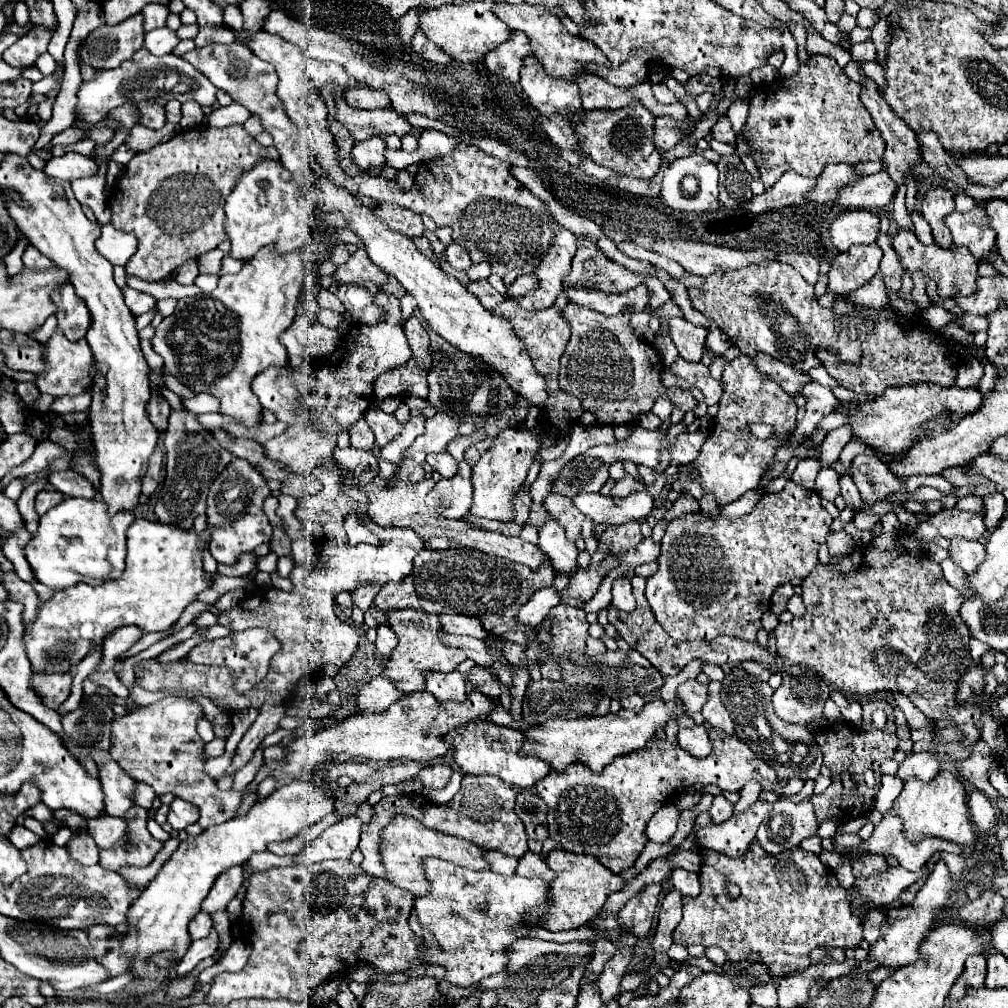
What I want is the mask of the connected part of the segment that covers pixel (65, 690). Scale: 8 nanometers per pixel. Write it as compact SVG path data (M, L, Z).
M63 676L63 678L33 678L31 682L37 688L37 692L41 694L41 698L45 700L45 704L49 704L55 710L59 704L63 704L69 698L73 678L71 676Z

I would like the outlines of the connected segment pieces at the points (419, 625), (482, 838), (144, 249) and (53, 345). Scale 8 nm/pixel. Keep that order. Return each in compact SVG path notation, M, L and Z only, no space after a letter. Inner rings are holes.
M413 608L391 610L391 612L387 612L387 624L395 632L399 642L397 642L395 650L391 652L387 664L385 664L383 676L389 678L397 686L397 690L401 690L403 694L424 690L425 677L423 674L427 670L453 672L465 660L463 650L445 648L441 644L441 640L437 636L437 628L441 628L441 622L435 614L429 614L423 610L413 610Z
M463 776L459 792L453 796L453 800L441 806L423 804L423 798L417 794L403 794L403 796L383 796L371 808L373 808L373 818L369 824L363 824L359 850L365 856L361 862L361 868L373 876L381 876L381 878L385 876L385 870L381 870L379 834L399 812L405 812L417 818L421 824L425 824L431 830L465 838L483 850L497 850L515 858L521 858L528 851L524 825L515 814L515 790L493 776Z
M241 126L187 128L169 142L135 154L125 166L125 176L113 187L111 224L117 230L135 232L139 250L127 262L127 274L147 282L159 282L173 274L189 258L197 258L225 238L225 198L233 192L237 178L260 158L278 159L274 146L257 144Z
M55 328L55 332L51 334L51 338L47 342L43 342L43 358L47 362L47 370L37 374L35 384L39 391L43 394L51 394L51 396L75 396L89 389L89 370L91 362L91 346L85 338L71 342L65 338L65 334Z

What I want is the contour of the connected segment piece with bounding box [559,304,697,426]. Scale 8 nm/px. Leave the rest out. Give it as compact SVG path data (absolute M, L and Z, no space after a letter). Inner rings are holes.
M567 304L561 314L571 326L571 340L561 356L559 388L579 398L581 406L585 406L585 412L595 414L599 424L619 426L635 422L641 414L653 408L659 396L669 398L673 406L683 412L689 412L697 406L697 400L691 396L691 392L677 396L663 386L659 372L661 358L651 344L645 344L639 336L635 336L629 324L629 310L623 310L617 316L605 316L591 308Z

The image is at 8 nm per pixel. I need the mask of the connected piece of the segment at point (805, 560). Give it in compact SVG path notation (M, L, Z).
M787 482L787 486L781 490L781 492L775 492L775 494L765 494L759 504L753 508L751 514L747 516L741 516L741 518L725 518L725 516L719 516L715 520L703 516L703 514L685 514L681 518L675 518L669 522L667 526L667 532L661 540L661 554L657 558L657 572L647 580L647 588L645 588L645 596L647 596L647 602L657 618L657 622L667 630L667 634L675 640L713 640L721 634L725 636L733 636L733 638L741 638L741 640L747 640L747 642L757 642L757 632L761 630L761 614L765 610L769 610L769 598L771 594L775 592L777 586L793 580L793 578L807 578L813 568L817 566L817 552L819 552L819 544L825 542L827 534L829 534L829 524L833 522L833 518L829 516L829 512L821 506L821 498L815 490L807 490L795 482Z

